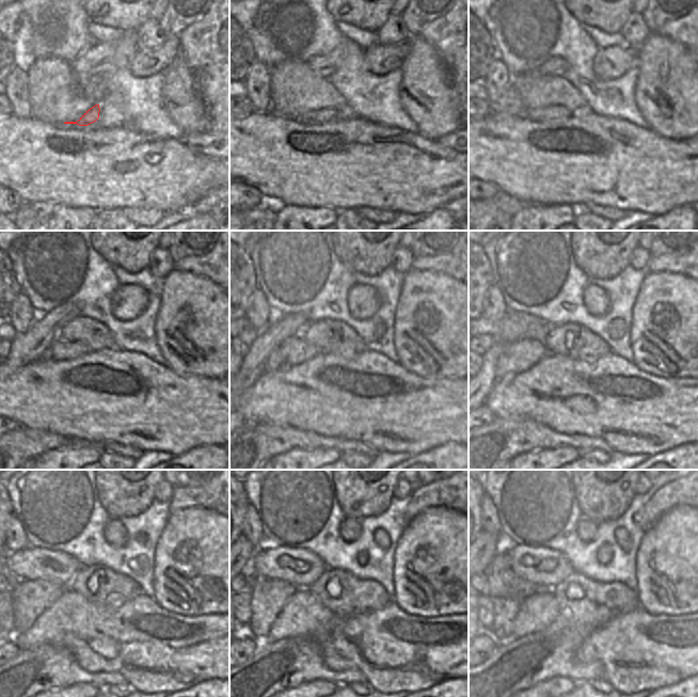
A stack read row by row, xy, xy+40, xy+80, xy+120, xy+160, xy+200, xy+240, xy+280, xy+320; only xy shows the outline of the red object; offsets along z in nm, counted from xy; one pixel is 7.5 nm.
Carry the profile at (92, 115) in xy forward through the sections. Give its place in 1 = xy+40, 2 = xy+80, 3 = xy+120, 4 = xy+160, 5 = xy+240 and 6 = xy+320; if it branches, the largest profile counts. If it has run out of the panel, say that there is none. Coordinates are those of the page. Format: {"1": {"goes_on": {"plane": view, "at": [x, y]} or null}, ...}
{"1": {"goes_on": {"plane": "xy+40", "at": [320, 115]}}, "2": {"goes_on": {"plane": "xy+80", "at": [554, 112]}}, "3": {"goes_on": {"plane": "xy+120", "at": [60, 350]}}, "4": {"goes_on": {"plane": "xy+160", "at": [295, 350]}}, "5": {"goes_on": {"plane": "xy+240", "at": [30, 599]}}, "6": {"goes_on": {"plane": "xy+320", "at": [505, 608]}}}

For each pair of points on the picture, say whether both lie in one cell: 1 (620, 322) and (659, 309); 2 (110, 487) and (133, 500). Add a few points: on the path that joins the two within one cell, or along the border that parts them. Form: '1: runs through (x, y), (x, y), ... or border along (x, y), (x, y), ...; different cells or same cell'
1: border along (637, 294), (633, 306), (630, 343); different cells
2: runs through (115, 487), (128, 497); same cell

